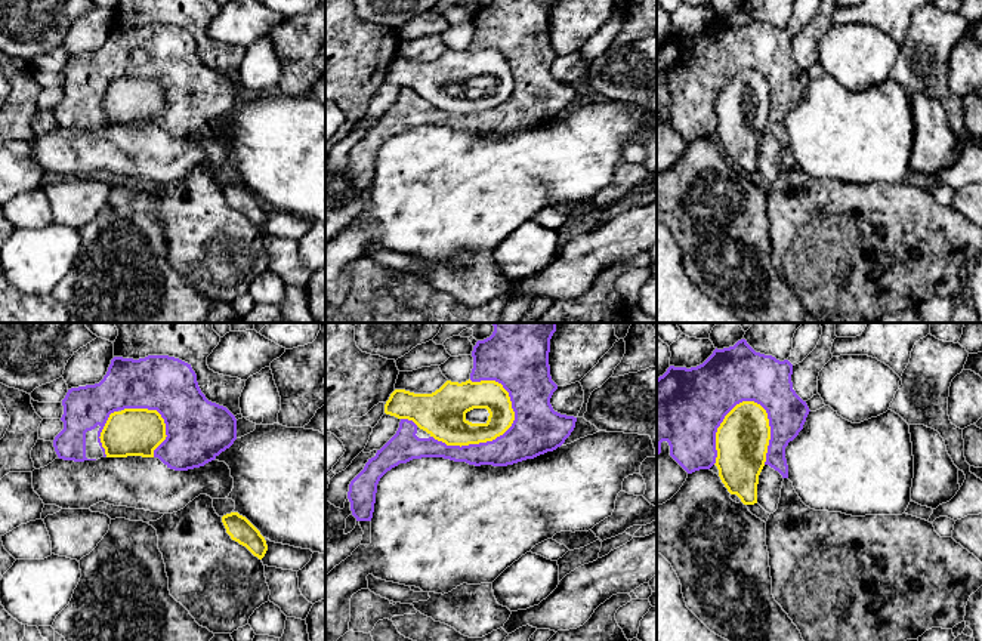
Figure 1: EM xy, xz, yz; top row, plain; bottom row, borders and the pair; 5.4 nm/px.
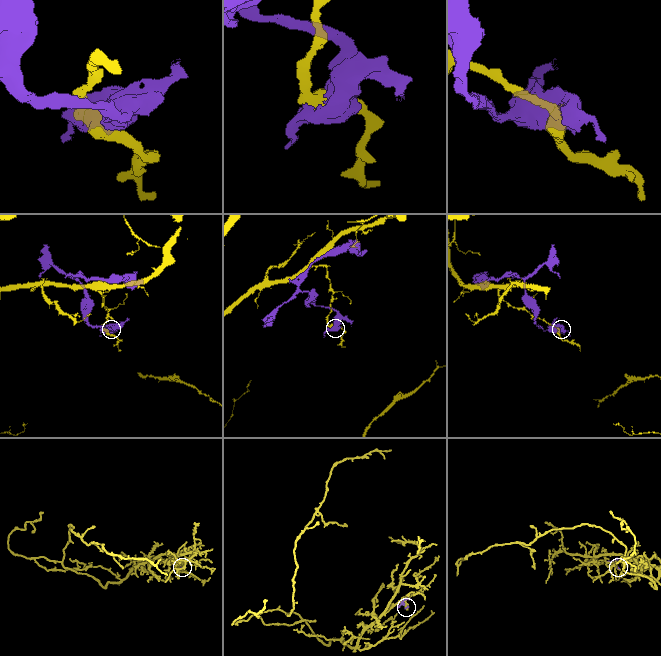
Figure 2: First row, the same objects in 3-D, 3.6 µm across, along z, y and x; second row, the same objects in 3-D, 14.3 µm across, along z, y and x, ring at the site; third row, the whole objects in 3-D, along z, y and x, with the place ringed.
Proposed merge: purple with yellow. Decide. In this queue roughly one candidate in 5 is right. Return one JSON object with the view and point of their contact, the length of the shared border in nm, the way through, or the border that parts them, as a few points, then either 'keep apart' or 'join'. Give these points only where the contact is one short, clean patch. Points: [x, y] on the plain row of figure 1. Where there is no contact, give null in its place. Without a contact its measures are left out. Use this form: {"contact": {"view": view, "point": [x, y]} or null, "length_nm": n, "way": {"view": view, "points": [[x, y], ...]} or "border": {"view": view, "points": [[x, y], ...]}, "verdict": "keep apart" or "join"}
{"contact": {"view": "xz", "point": [487, 110]}, "length_nm": 500, "verdict": "keep apart"}

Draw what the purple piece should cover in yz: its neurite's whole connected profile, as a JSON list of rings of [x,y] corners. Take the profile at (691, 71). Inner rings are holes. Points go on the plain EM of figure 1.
[[[745,7],[734,15],[714,18],[713,22],[697,36],[674,36],[657,47],[657,124],[661,111],[670,114],[670,124],[688,141],[710,138],[716,132],[716,101],[725,84],[742,70],[760,73],[769,87],[771,108],[765,133],[788,147],[785,115],[803,98],[809,75],[791,50],[793,33],[779,30],[772,24],[756,21]]]

